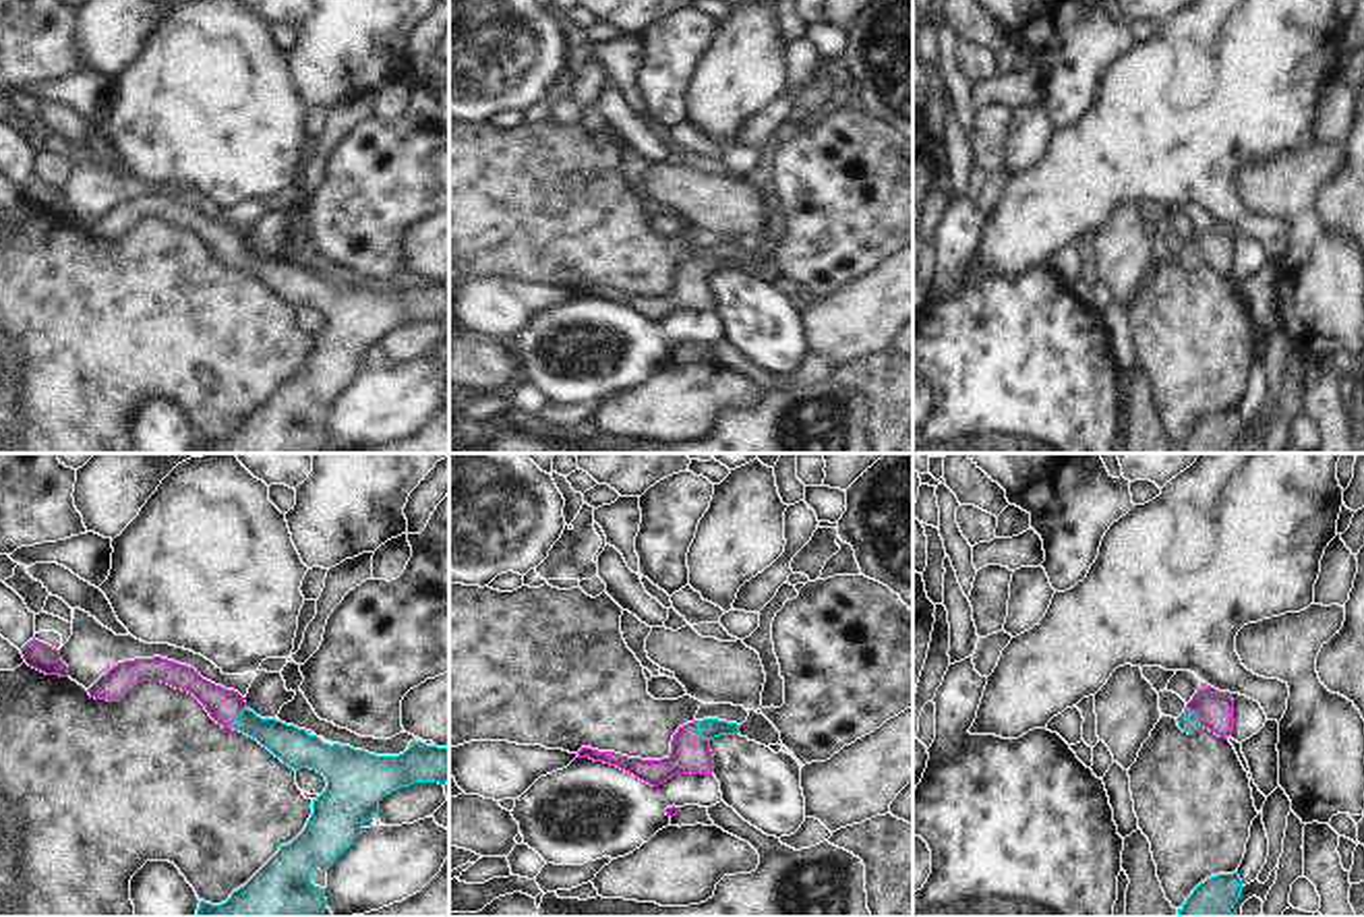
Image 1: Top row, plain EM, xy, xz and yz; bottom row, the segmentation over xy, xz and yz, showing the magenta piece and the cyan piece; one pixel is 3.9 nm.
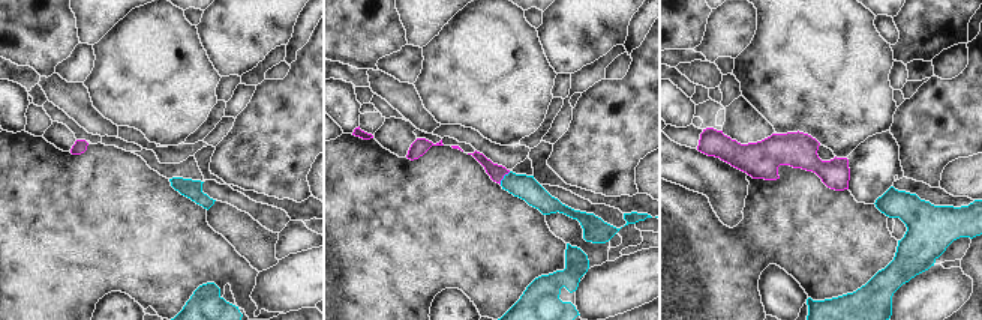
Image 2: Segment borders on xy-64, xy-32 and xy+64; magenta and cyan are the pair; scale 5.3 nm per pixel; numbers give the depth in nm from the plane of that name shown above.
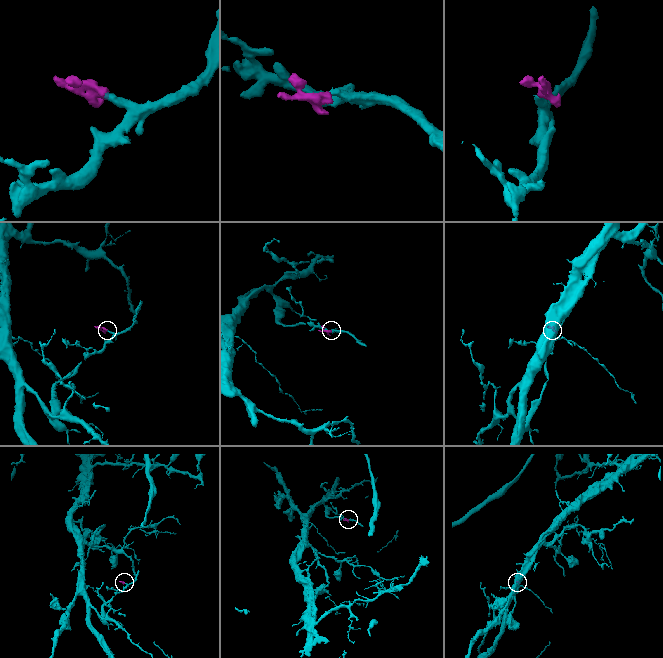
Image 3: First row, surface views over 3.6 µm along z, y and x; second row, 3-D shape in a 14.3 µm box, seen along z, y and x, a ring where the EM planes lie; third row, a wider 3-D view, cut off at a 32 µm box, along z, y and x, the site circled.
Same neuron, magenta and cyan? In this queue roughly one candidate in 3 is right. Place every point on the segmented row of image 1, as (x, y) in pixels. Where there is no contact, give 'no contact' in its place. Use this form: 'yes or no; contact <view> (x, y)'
yes; contact xz (696, 731)

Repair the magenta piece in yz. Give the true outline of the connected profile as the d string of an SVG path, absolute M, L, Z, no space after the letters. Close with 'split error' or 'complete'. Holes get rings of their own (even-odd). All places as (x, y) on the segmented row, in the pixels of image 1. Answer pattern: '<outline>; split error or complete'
M1200 683L1196 693L1176 720L1178 727L1188 735L1192 735L1198 727L1205 727L1219 737L1229 737L1234 731L1232 693Z; split error

